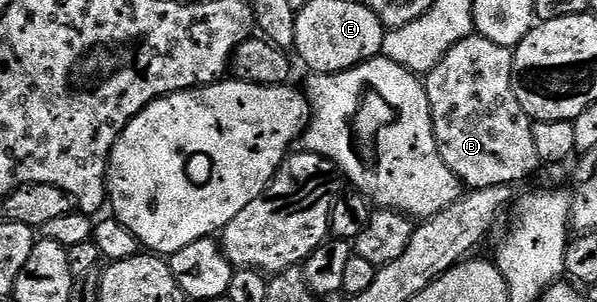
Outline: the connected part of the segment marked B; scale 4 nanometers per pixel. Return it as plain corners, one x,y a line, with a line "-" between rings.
476,34
463,38
463,42
459,42
455,46
451,46
451,50
447,50
445,57
439,62
439,66
435,66
424,77
425,89
427,90
427,98
431,106
433,125
435,126
435,136
437,138
437,148
441,151
441,157
450,170
458,178
461,179
462,185
466,189
474,188
494,188
495,186
518,186
524,182
528,176
533,176
537,171
543,168
541,159
539,158
539,150
535,150
535,134
533,133
534,121
523,110
523,106
519,106
519,102
515,98
515,90
513,89
513,49
504,48
495,42
491,42
487,38

